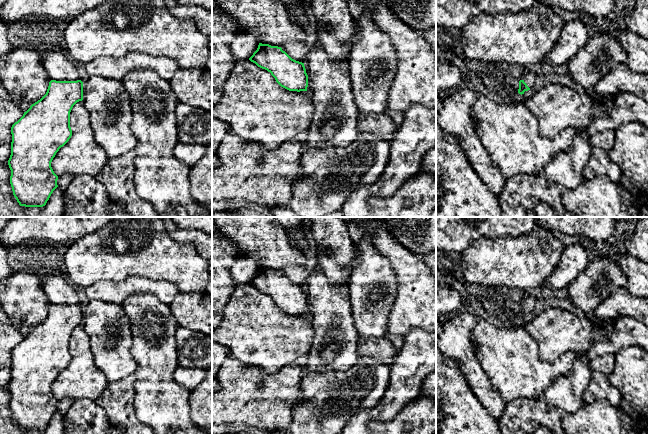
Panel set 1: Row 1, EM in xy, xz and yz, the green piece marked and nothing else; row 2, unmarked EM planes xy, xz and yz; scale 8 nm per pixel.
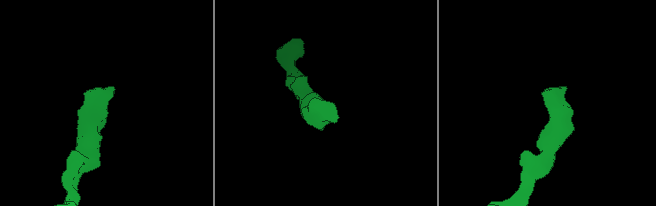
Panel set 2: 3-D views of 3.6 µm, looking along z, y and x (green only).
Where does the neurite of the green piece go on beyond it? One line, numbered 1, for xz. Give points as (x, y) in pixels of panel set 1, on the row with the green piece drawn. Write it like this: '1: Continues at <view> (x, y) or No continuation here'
1: No continuation here

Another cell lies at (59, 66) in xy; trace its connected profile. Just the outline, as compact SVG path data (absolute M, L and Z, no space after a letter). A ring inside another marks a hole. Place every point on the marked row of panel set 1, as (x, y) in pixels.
M51 52L44 58L43 65L51 80L80 80L79 71L75 65L75 62L66 52Z

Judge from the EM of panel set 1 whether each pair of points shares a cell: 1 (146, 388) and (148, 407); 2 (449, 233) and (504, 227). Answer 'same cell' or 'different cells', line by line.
1: same cell
2: same cell

